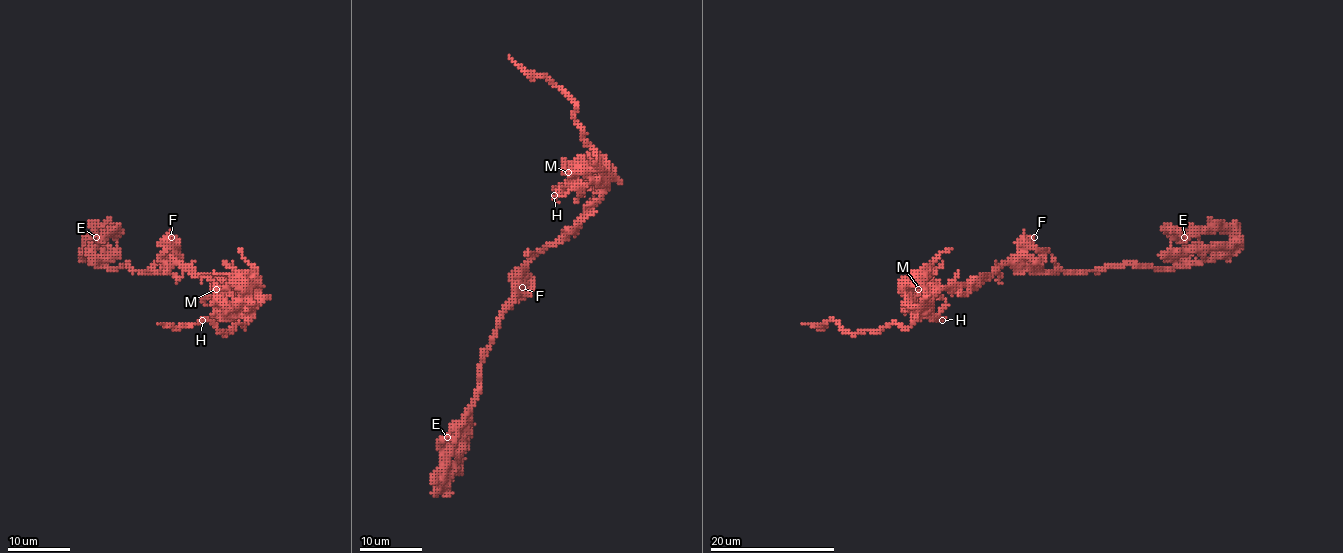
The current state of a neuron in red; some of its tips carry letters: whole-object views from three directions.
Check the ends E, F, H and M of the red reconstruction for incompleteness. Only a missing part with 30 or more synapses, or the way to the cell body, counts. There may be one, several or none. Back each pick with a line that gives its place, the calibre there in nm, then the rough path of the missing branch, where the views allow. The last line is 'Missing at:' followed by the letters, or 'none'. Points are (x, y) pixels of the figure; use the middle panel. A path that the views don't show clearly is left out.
Missing at: none

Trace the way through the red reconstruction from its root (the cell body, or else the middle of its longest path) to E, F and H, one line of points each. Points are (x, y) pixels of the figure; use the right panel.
E: (1020, 270), (1182, 267), (1218, 257), (1231, 243), (1220, 231), (1179, 231), (1184, 237)
F: (1020, 270), (1021, 243), (1034, 237)
H: (1020, 270), (1006, 264), (979, 281), (946, 285), (932, 298), (929, 310), (942, 320)

